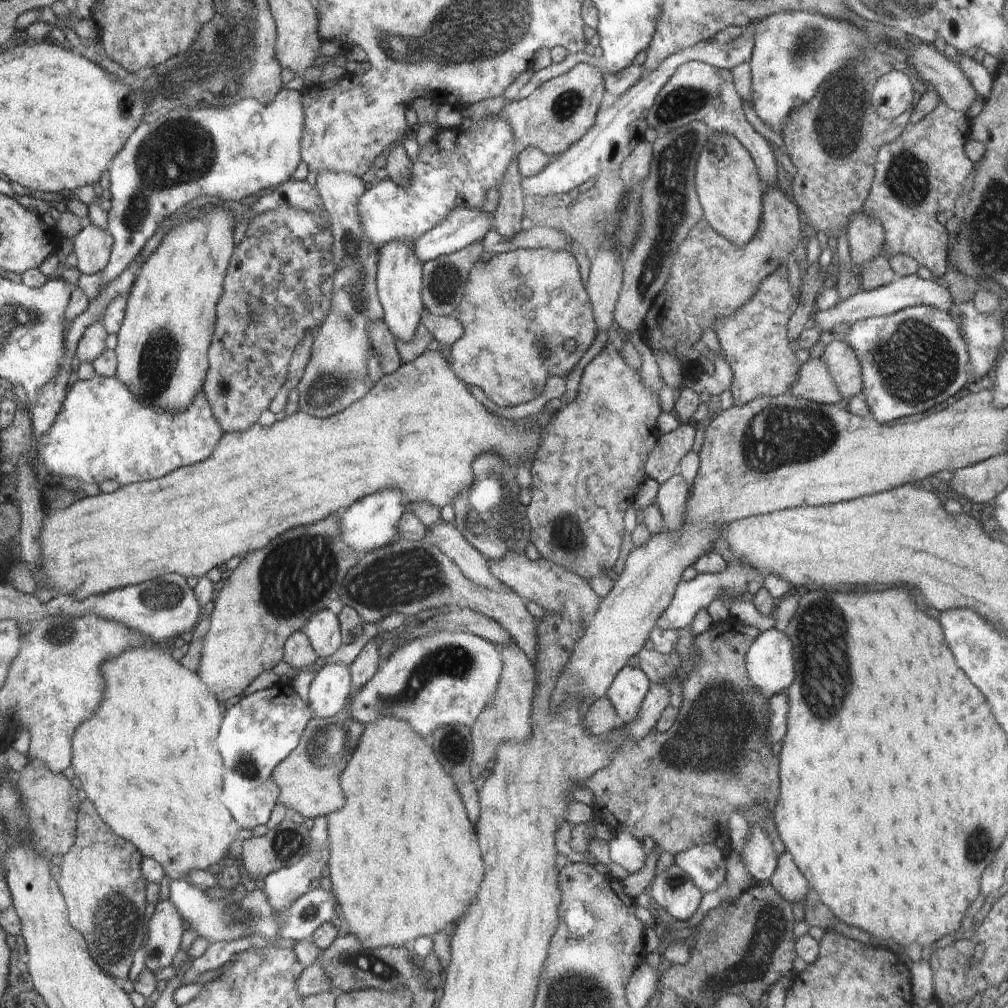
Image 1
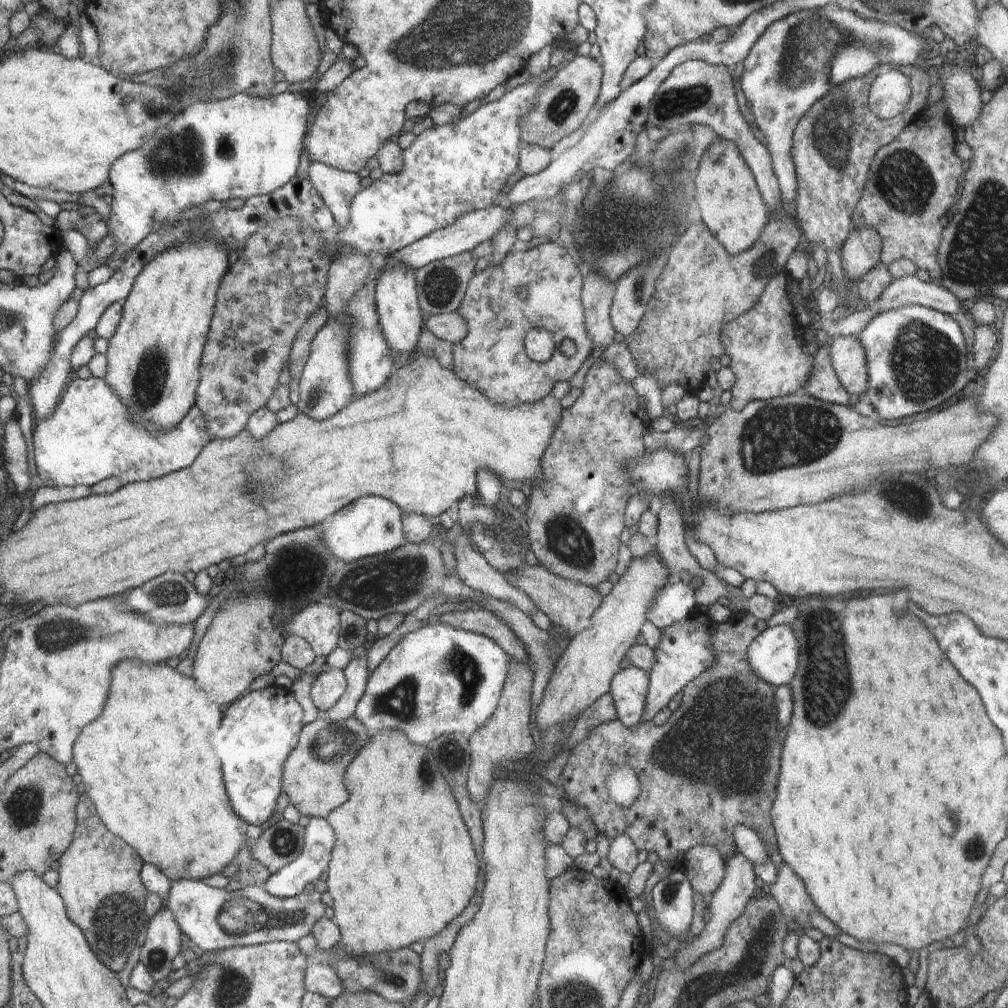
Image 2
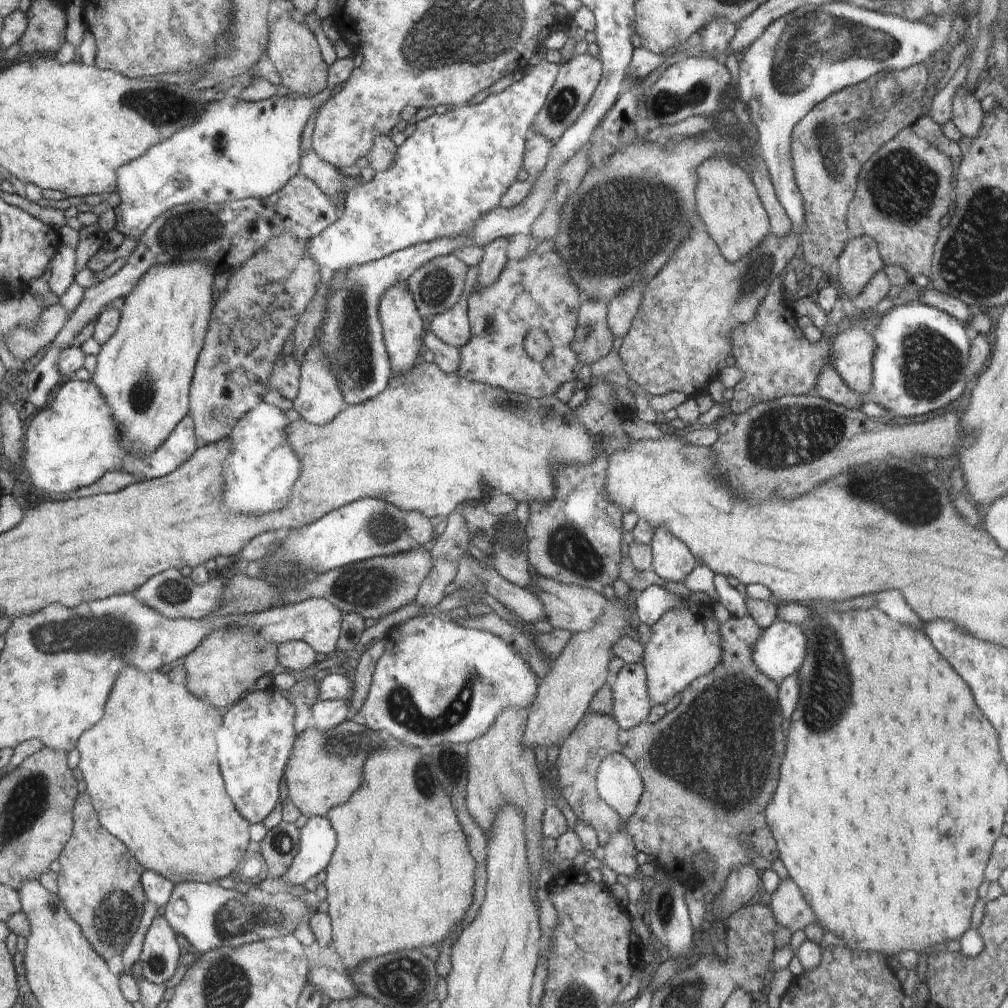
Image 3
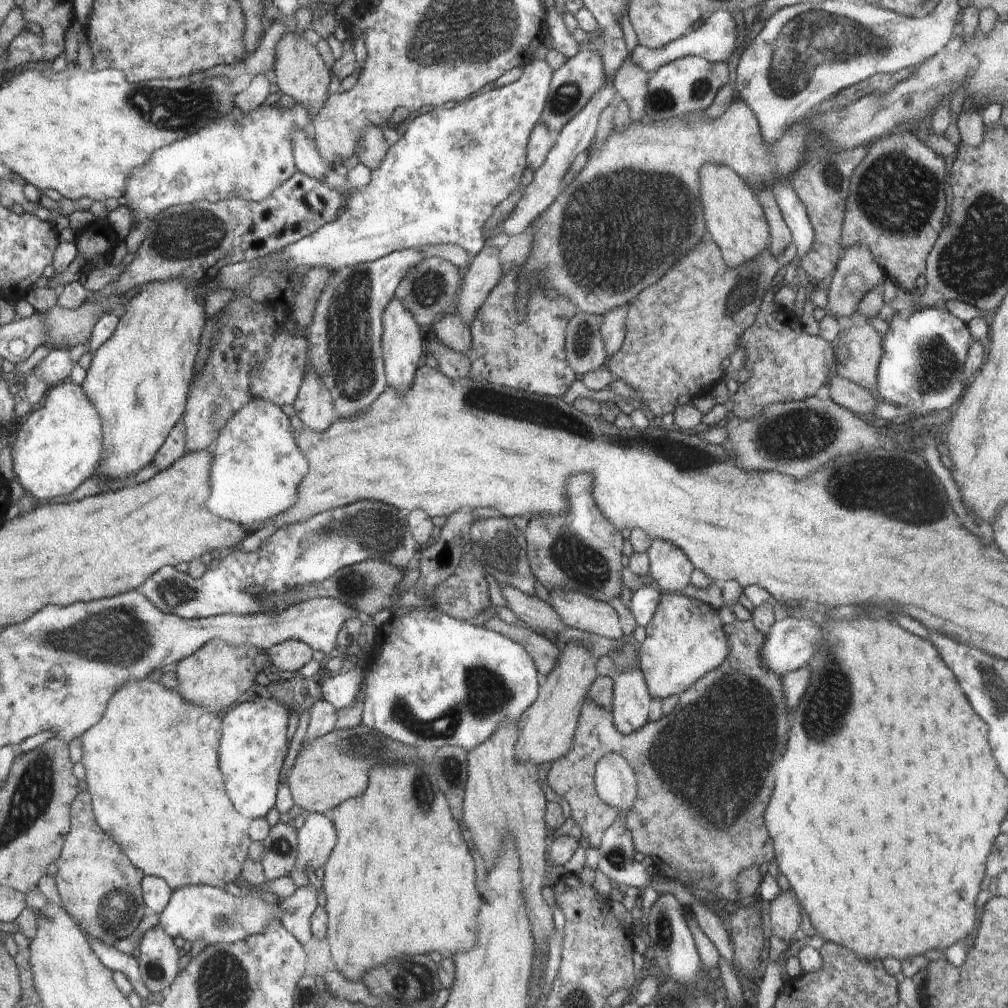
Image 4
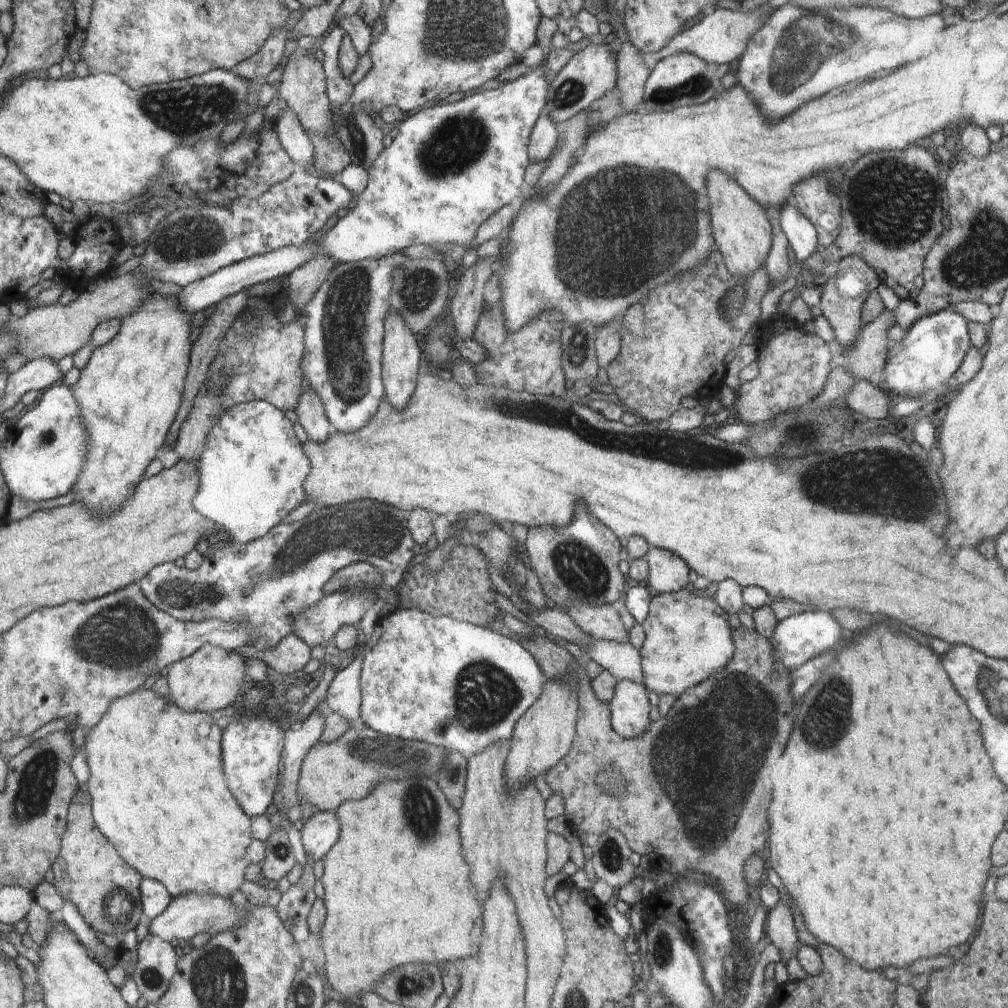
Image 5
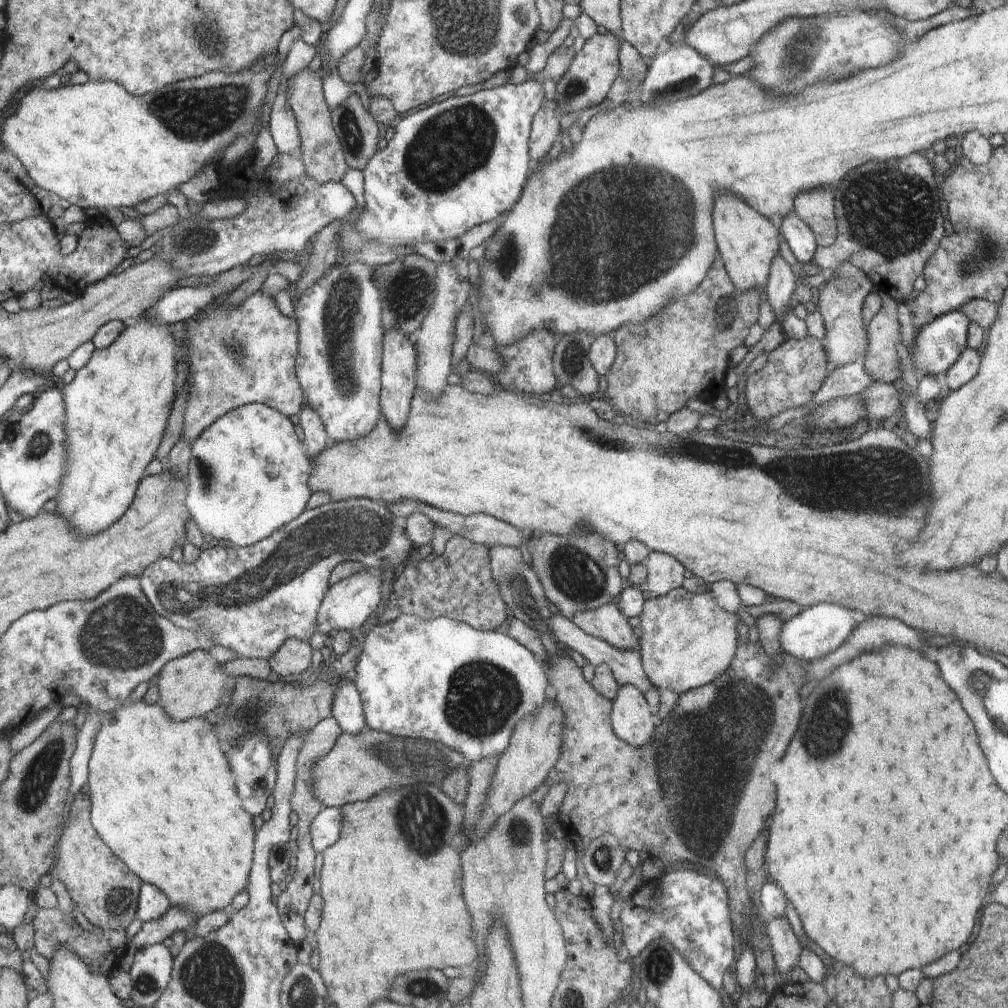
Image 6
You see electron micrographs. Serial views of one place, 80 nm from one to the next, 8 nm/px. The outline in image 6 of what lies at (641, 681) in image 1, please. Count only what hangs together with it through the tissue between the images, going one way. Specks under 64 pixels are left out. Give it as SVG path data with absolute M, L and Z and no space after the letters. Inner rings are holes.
M622 685L610 702L611 727L620 740L641 747L654 739L656 724L661 720L652 716L649 702L636 685Z

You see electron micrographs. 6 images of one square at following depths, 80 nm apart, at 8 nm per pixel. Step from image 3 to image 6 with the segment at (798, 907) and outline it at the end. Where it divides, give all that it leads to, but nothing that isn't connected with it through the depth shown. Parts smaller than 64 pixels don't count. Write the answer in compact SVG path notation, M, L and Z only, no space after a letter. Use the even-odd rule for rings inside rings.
M785 914L766 921L764 928L769 939L769 946L774 953L775 966L783 977L780 983L788 982L788 970L798 962L802 946L796 934L792 932Z

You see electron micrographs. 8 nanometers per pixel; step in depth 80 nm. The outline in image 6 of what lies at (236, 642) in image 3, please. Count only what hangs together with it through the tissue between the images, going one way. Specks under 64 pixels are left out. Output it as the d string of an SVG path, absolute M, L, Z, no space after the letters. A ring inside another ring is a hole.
M195 650L179 659L171 660L166 664L157 680L160 704L174 720L186 720L192 717L204 717L206 712L218 706L218 700L224 692L226 682L230 676L222 670L219 663L210 654L203 650Z

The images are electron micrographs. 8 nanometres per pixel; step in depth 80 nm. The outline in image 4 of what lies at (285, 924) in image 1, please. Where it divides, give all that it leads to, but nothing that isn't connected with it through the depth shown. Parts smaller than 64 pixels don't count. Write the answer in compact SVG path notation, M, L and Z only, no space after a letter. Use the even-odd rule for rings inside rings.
M184 885L171 892L170 900L166 908L153 920L155 923L164 927L164 930L172 937L181 936L184 940L196 942L202 940L206 945L215 945L218 943L235 943L256 933L264 933L267 926L275 921L281 924L283 908L277 900L274 902L269 896L261 894L249 894L235 897L228 893L226 889L214 887L213 885Z

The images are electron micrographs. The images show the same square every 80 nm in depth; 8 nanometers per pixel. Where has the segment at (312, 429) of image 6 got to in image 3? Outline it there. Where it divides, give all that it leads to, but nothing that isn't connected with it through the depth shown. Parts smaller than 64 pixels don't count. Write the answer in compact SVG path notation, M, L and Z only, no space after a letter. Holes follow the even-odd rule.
M314 342L307 350L301 362L301 378L299 380L299 394L293 400L293 408L300 414L301 418L315 425L323 425L330 422L342 409L347 407L339 389L337 378L331 373L329 360L318 343Z

